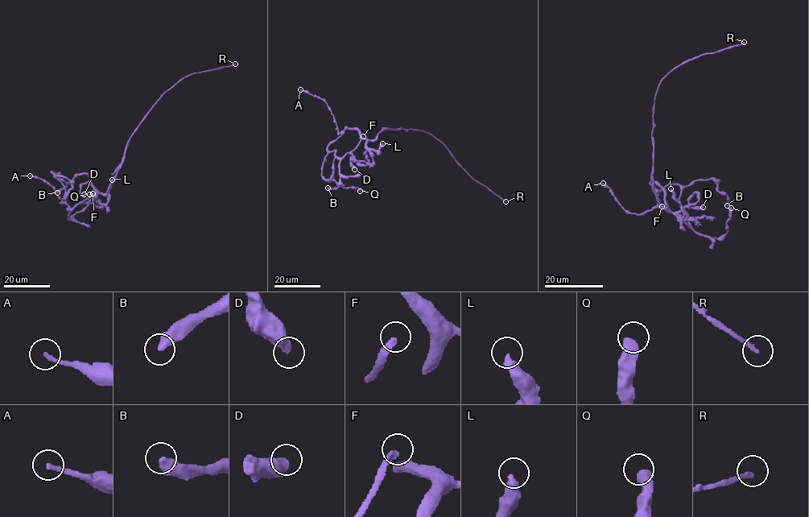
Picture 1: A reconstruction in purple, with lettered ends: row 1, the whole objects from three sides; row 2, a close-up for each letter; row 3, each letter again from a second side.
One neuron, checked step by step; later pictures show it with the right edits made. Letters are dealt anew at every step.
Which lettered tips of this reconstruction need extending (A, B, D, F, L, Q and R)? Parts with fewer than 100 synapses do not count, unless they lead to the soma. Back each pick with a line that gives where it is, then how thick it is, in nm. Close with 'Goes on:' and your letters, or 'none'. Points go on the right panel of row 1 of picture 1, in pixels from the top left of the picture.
R: at (744, 42); 190 nm thick
Goes on: R

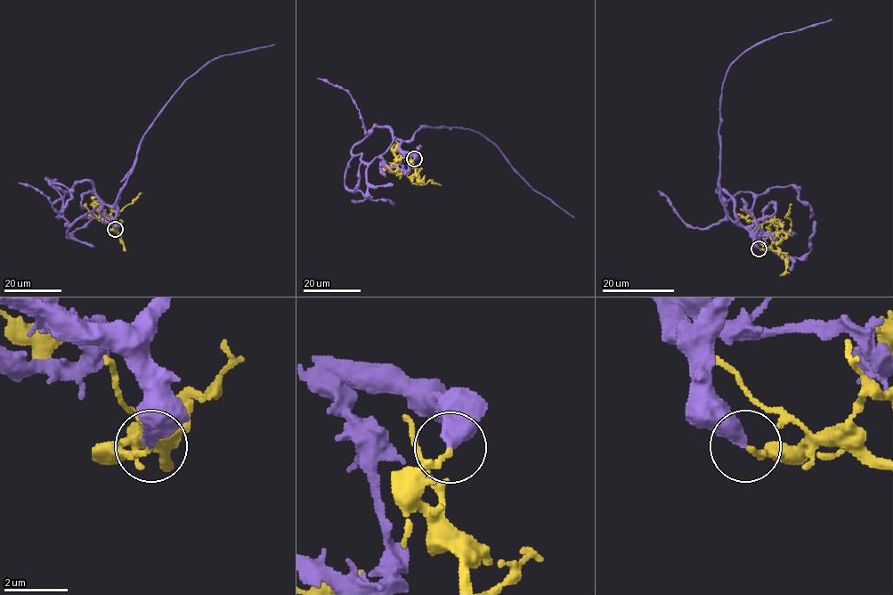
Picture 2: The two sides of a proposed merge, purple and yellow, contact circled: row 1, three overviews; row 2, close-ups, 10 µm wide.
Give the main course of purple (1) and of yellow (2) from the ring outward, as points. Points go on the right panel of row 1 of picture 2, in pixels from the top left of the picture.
1: (759, 249), (737, 218), (734, 221), (726, 212), (720, 199), (722, 84), (728, 68), (754, 44), (832, 19)
2: (759, 249), (779, 243), (785, 235), (779, 232), (771, 221), (755, 224), (740, 208)

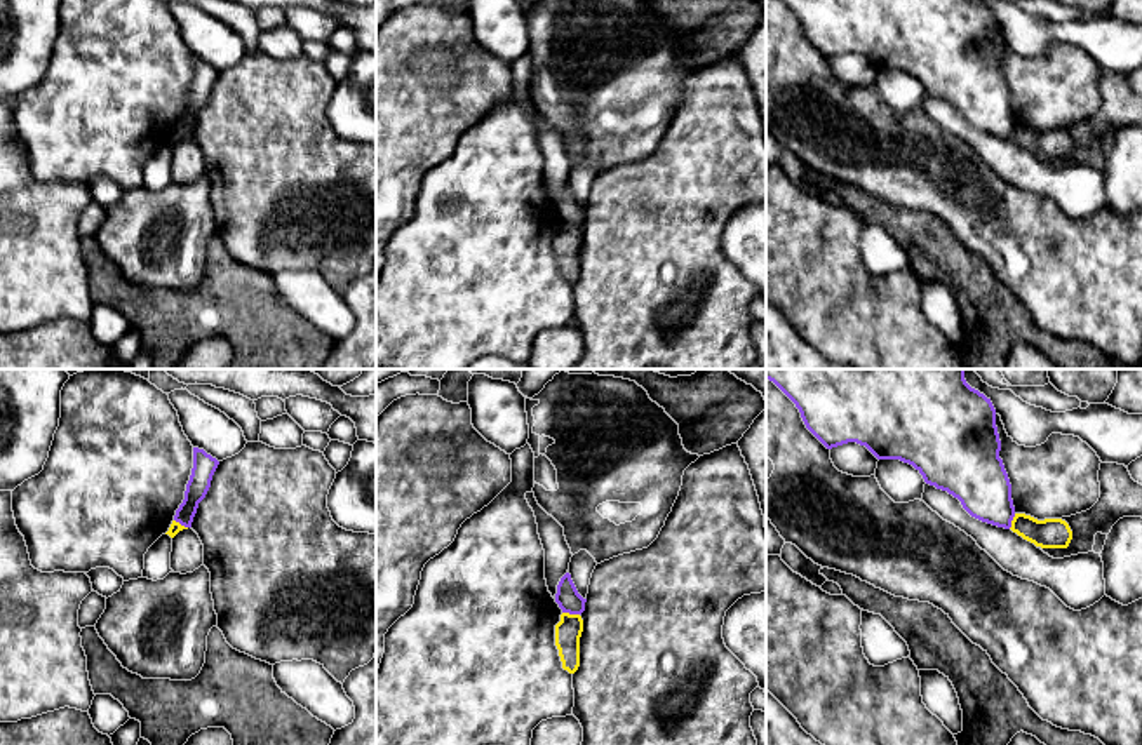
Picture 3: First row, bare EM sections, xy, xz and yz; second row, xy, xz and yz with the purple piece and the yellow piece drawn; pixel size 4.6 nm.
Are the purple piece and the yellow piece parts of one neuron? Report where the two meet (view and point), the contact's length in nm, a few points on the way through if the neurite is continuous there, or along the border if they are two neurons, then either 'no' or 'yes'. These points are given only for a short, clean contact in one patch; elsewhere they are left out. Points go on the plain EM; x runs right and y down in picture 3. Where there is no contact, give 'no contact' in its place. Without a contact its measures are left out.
contact xz (571, 223); length 80 nm; no

